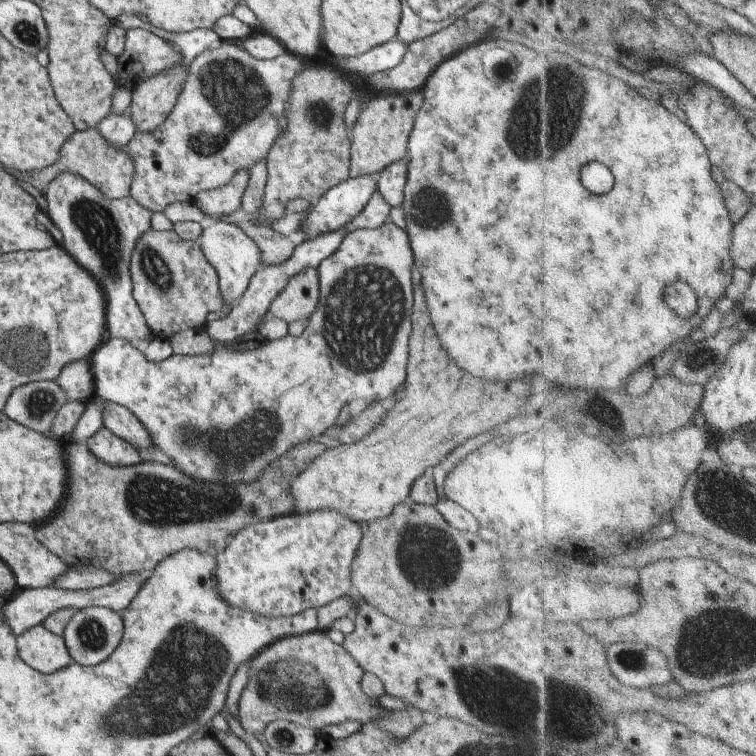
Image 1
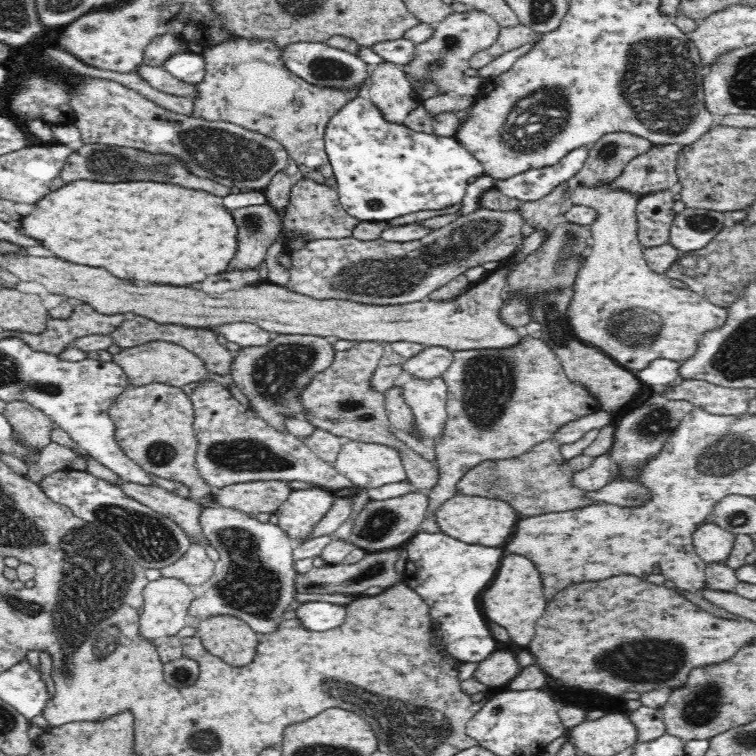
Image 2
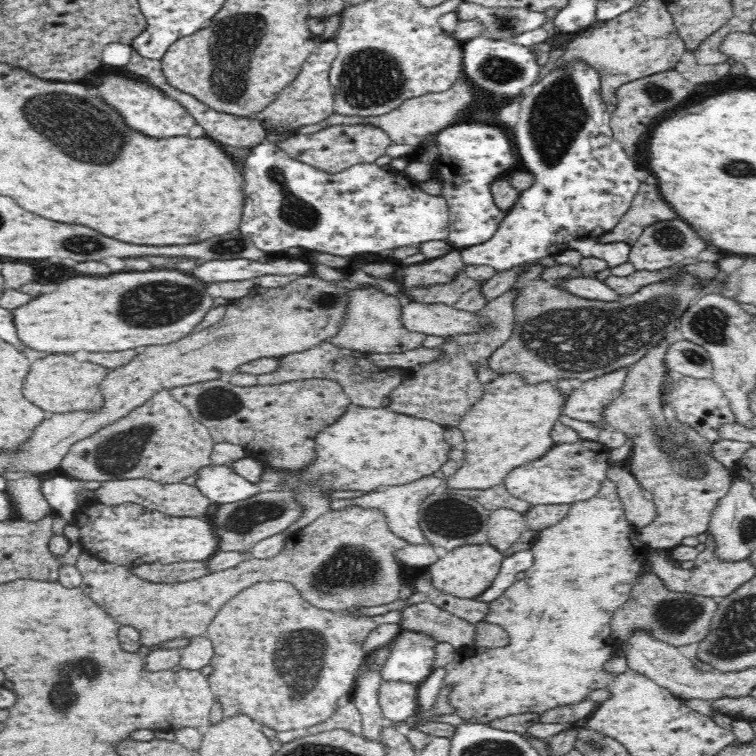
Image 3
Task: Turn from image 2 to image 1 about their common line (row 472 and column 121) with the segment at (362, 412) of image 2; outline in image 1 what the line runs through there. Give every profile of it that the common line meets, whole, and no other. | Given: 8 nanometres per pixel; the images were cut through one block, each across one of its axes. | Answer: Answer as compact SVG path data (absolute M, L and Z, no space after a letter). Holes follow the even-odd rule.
M102 401L101 403L104 406L102 418L105 428L122 440L126 440L134 448L142 448L142 450L154 448L152 438L148 436L148 430L128 408L111 401Z

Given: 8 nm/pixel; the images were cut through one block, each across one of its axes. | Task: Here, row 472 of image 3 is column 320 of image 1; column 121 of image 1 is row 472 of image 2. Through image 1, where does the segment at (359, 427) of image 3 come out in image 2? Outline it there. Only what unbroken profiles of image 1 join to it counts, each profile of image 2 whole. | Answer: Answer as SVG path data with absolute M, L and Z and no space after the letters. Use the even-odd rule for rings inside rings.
M344 441L332 466L361 489L380 488L408 478L397 450L383 444Z

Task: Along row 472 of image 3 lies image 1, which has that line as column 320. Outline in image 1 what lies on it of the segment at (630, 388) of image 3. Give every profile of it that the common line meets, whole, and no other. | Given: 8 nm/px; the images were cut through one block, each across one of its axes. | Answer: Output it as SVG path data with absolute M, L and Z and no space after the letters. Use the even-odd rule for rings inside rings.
M327 632L282 638L250 661L251 675L240 696L237 719L246 733L255 737L263 734L272 720L288 720L319 731L347 720L367 724L384 716L380 700L370 699L362 692L365 672L343 646L330 640Z

